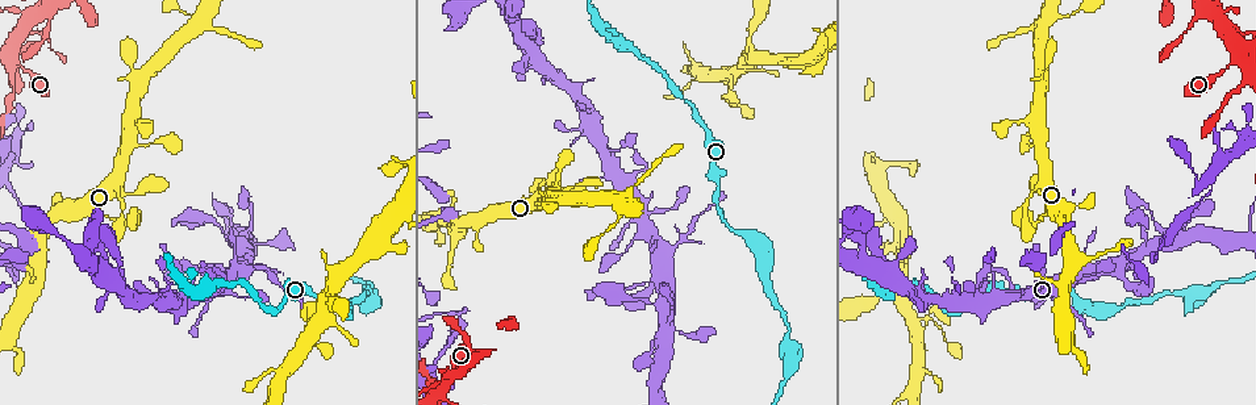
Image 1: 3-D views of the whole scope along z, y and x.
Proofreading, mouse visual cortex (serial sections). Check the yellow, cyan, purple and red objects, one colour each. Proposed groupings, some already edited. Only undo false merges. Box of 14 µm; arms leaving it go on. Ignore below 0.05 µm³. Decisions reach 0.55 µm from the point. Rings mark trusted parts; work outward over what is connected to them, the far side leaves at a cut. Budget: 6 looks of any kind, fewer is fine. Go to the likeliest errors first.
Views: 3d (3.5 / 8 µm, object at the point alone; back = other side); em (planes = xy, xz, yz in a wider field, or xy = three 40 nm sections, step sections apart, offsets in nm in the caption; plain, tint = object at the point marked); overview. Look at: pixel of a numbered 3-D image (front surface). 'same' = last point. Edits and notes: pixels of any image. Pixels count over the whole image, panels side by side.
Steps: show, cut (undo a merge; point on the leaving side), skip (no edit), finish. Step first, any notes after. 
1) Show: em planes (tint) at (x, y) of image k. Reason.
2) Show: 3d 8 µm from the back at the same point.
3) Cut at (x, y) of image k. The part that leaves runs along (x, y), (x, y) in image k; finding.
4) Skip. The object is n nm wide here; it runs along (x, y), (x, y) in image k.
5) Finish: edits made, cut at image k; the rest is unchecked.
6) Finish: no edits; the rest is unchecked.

Show: 3d 3.5 µm at (667, 248) of image 1.

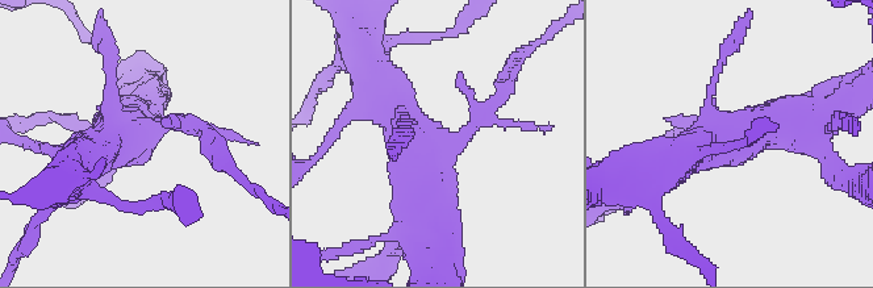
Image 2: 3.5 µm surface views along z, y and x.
Show: em planes (tint) at (151, 127) of image 2.

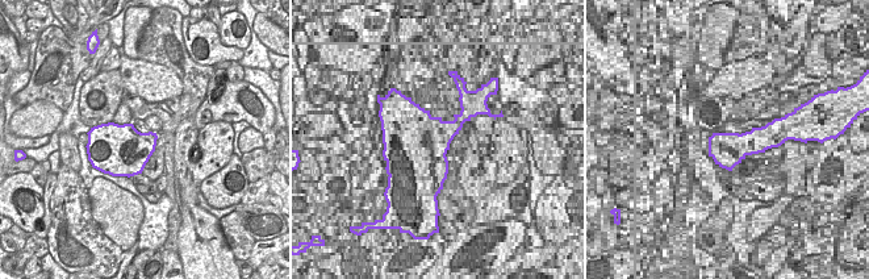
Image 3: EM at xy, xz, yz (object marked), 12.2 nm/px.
Skip. It runs along (380, 86), (421, 154), (429, 234) in image 2; all the same cell.

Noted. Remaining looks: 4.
Show: 3d 8 µm at (125, 219) of image 1. Abrupt turn.

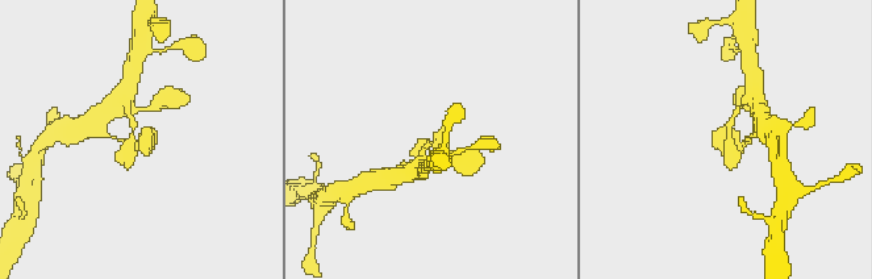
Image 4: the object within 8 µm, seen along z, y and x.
Show: em planes (tint) at (436, 144) of image 4.

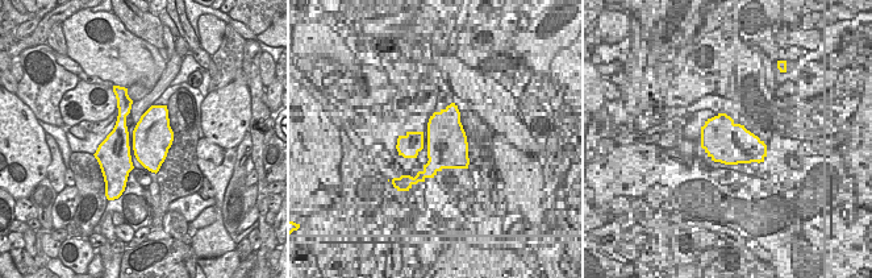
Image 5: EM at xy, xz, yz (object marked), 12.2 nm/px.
Skip. It runs along (424, 149), (449, 129) in image 4; continuous, no second cell.

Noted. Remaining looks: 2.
Show: 3d 8 µm at (672, 328) of image 1. Two arms at a narrow angle.

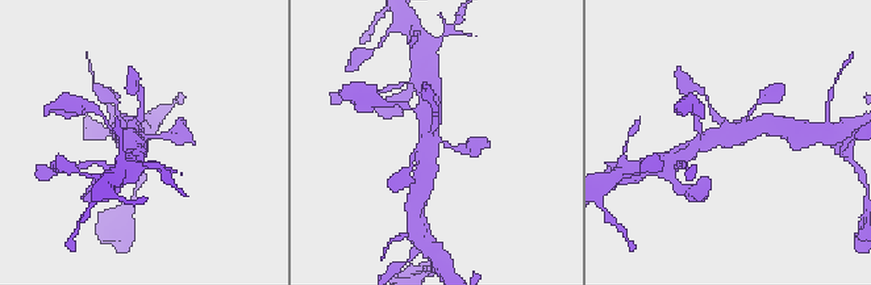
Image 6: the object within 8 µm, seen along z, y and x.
Show: em xy step 5 (tint) at (733, 138) of image 6.

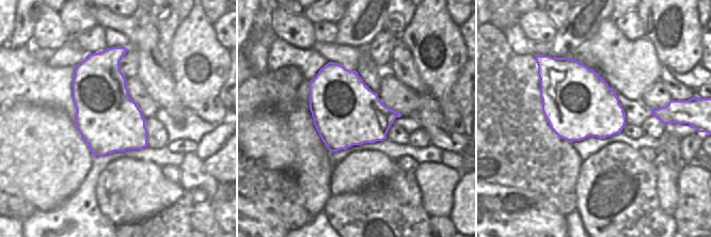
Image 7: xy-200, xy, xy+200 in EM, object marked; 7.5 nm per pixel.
Skip. The object is 500 nm wide here; it runs along (696, 145), (769, 125) in image 6; one cell here.

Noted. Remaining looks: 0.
Finish: no edits; the rest is unchecked.

